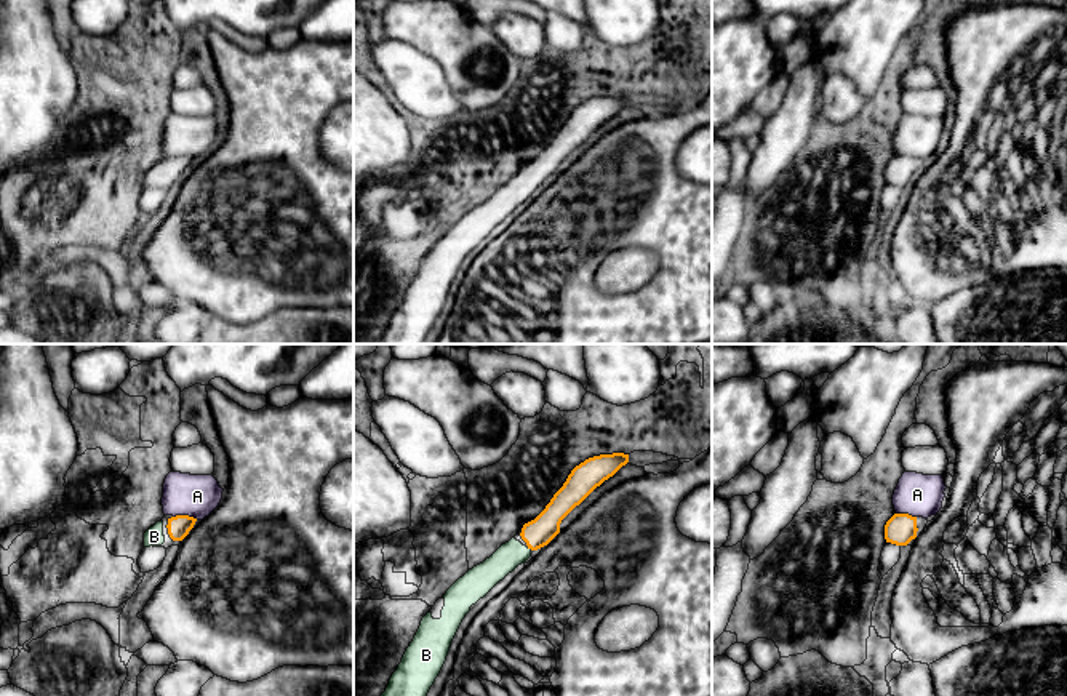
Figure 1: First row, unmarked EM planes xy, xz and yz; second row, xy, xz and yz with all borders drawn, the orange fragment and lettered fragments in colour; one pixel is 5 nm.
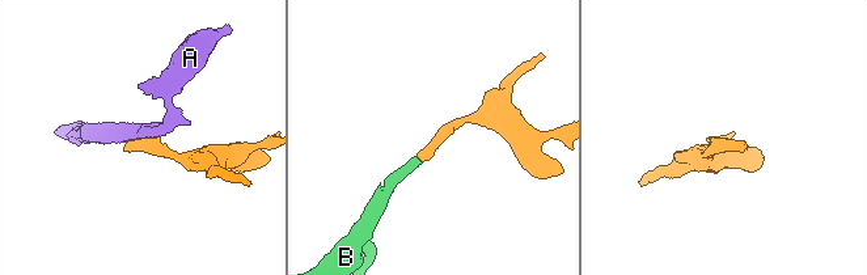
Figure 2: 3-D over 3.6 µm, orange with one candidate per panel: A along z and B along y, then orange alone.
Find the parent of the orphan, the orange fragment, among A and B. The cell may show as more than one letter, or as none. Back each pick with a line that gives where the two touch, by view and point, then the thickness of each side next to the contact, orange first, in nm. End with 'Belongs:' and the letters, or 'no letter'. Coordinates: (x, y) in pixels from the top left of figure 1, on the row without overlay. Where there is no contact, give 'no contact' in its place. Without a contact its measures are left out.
B: xz (530, 189) | 140/140 nm
Belongs: B

